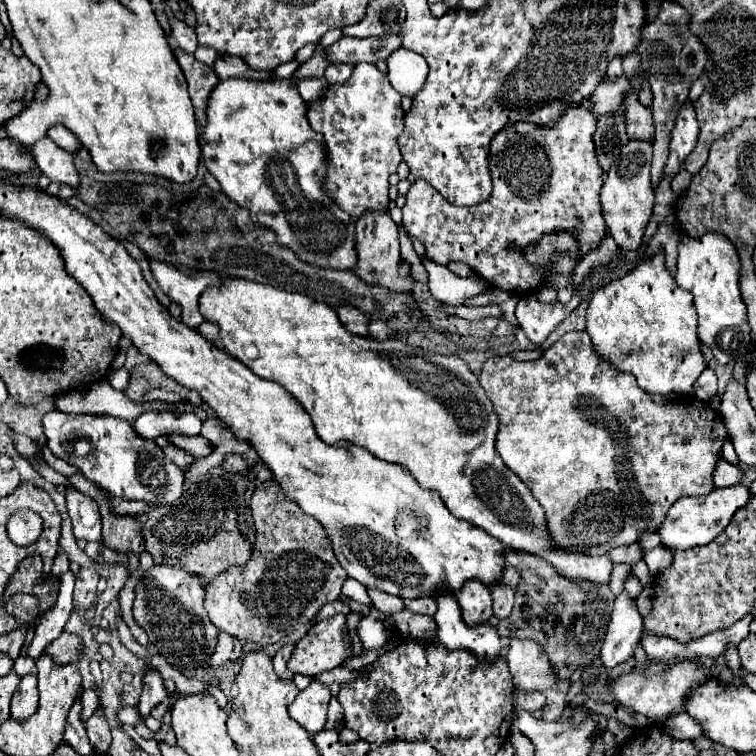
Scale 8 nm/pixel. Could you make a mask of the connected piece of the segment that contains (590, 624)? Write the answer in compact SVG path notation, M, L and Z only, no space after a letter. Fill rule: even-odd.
M509 552L505 558L509 566L521 572L521 580L515 590L515 608L509 620L501 620L497 626L499 636L539 642L559 678L571 678L577 668L587 668L599 656L605 630L611 620L615 596L609 586L569 582L547 566L543 558L531 554Z

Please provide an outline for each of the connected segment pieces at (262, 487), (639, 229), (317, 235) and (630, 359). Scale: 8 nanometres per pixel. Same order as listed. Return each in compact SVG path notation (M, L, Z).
M273 480L261 482L255 488L251 511L257 534L249 562L241 568L221 572L219 578L213 578L205 586L205 610L209 620L221 632L261 648L283 640L311 622L325 604L339 598L341 586L349 578L339 566L323 526L303 514L295 500L285 496L287 494L283 494L281 486Z
M631 140L605 174L605 184L601 188L603 216L609 228L609 236L617 242L621 250L637 250L641 246L645 228L653 216L655 192L651 186L649 170L651 170L651 144Z
M219 80L209 96L205 114L207 124L203 128L203 134L199 136L199 142L205 166L217 178L221 190L239 206L247 208L253 222L271 228L277 234L277 242L289 246L303 262L335 270L353 270L355 222L347 212L339 210L333 200L321 190L321 172L323 166L327 166L325 150L319 134L311 130L307 122L307 102L297 92L293 80Z
M657 252L651 260L639 262L627 276L609 286L597 290L591 296L587 310L587 332L591 334L597 354L623 372L631 372L639 386L649 394L691 394L693 384L707 368L707 362L699 348L697 338L697 312L693 298L687 290L681 290L675 284L675 278L665 268L663 252Z

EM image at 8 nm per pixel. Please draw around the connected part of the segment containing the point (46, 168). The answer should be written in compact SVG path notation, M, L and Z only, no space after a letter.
M41 138L27 148L39 166L39 170L53 182L63 182L75 188L79 184L79 174L73 166L73 156L59 148L51 138Z

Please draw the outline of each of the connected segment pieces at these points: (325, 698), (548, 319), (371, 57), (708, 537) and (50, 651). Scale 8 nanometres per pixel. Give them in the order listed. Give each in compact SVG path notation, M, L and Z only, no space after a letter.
M311 682L297 698L289 704L289 716L299 722L311 736L323 730L327 722L327 706L331 700L331 692L321 682Z
M573 294L571 302L567 306L561 306L561 302L541 304L541 302L537 302L535 296L527 296L527 298L519 300L515 316L519 320L519 326L527 334L527 338L535 346L541 346L545 342L545 338L555 330L555 326L559 322L563 322L565 316L579 306L579 300L581 300L579 294Z
M385 34L383 38L345 36L327 48L327 56L333 64L335 62L377 64L379 60L387 60L391 56L391 52L395 52L399 48L401 48L401 34Z
M735 484L729 488L715 488L713 492L705 494L705 496L691 496L691 498L681 498L679 502L675 502L675 506L671 506L671 510L667 512L667 518L659 530L661 538L663 538L663 546L669 550L687 550L687 548L695 548L695 546L705 546L707 542L713 542L731 522L733 514L747 506L751 498L751 492L747 486L743 484Z
M63 632L57 640L49 642L45 646L45 654L55 660L55 664L71 664L79 660L79 654L83 652L83 642L77 634L67 634Z

